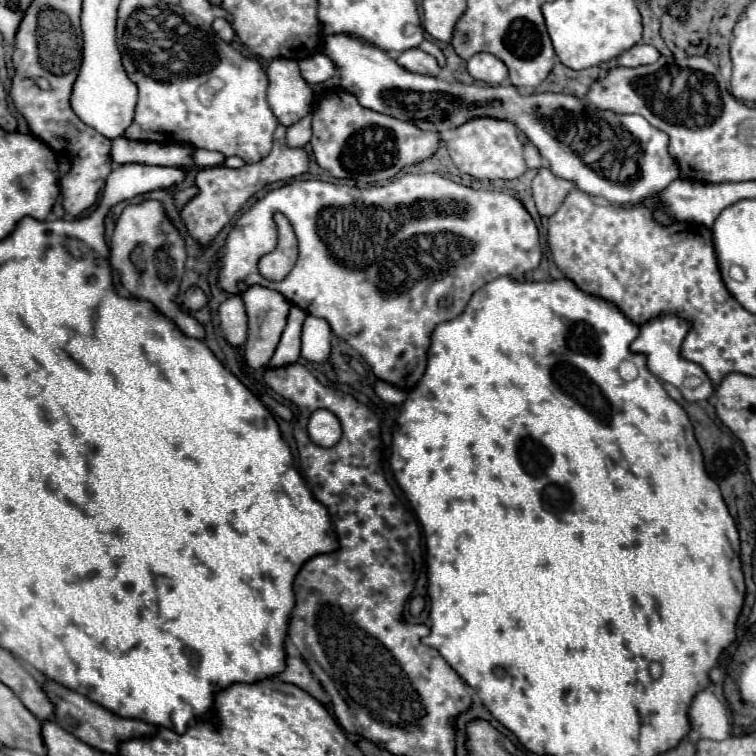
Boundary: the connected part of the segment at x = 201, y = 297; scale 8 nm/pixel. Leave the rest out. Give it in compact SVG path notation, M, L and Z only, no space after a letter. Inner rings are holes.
M190 287L186 293L184 293L184 307L190 309L190 311L198 311L206 305L206 295L200 287Z

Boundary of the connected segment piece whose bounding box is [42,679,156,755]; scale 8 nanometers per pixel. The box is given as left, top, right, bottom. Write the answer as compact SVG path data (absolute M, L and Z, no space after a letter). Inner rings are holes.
M44 681L42 683L42 689L46 693L46 697L50 699L50 703L54 705L54 723L58 723L62 729L66 729L68 733L76 735L80 741L100 749L100 751L106 751L106 753L116 753L118 751L118 743L124 741L124 739L130 739L130 737L144 737L144 735L154 735L156 733L156 727L142 721L142 719L124 719L124 717L118 717L116 713L96 705L94 701L90 701L88 697L56 683L56 681Z

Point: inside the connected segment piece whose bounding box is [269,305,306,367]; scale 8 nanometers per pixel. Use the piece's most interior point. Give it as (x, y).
(287, 351)

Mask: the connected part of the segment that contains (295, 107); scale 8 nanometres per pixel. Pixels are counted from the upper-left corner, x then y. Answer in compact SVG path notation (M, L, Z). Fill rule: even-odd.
M274 59L268 73L268 105L276 119L290 127L312 111L314 92L300 75L298 62L291 59Z

